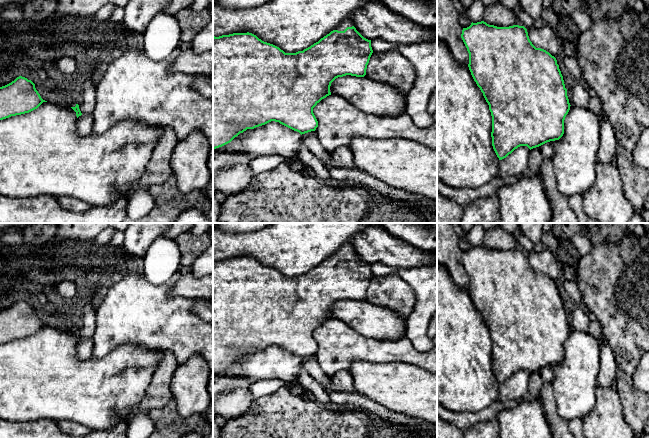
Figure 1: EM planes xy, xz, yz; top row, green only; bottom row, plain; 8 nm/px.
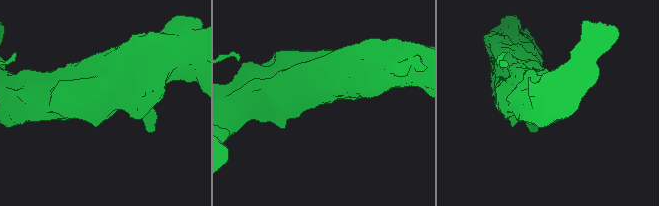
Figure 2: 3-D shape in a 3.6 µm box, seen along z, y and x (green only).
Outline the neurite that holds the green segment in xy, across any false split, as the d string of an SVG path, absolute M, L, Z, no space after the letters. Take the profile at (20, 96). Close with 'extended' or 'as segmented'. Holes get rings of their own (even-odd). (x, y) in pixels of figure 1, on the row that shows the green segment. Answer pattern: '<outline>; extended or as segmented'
M19 76L11 83L0 87L0 120L29 113L37 109L43 100L35 84Z; as segmented

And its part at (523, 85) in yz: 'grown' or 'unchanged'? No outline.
unchanged

